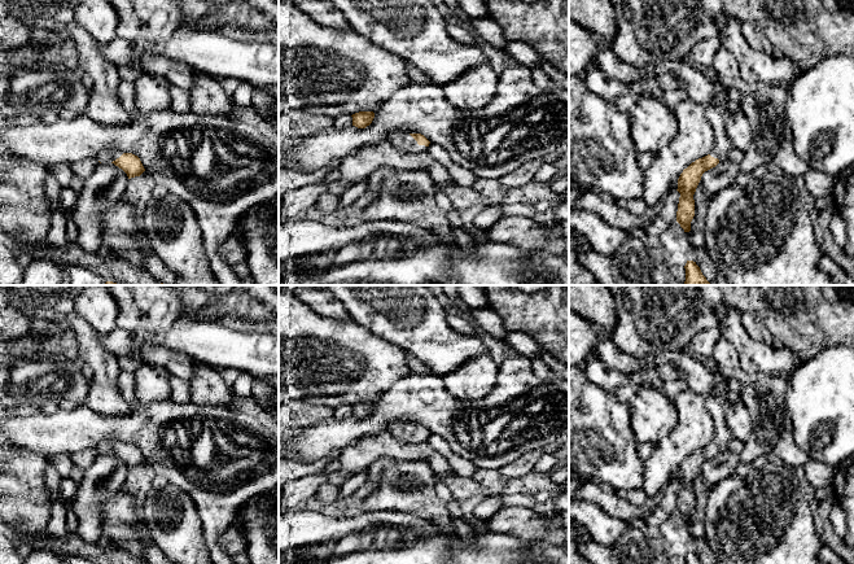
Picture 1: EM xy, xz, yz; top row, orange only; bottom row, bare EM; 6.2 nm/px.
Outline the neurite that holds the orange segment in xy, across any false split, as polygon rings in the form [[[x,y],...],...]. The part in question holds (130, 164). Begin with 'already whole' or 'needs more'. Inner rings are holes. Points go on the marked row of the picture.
needs more | [[[105,150],[97,157],[97,159],[101,163],[114,163],[127,174],[128,179],[140,176],[145,171],[140,158],[132,153]]]

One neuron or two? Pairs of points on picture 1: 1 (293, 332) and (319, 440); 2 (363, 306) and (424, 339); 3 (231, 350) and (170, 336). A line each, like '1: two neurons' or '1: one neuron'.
1: two neurons
2: one neuron
3: one neuron

